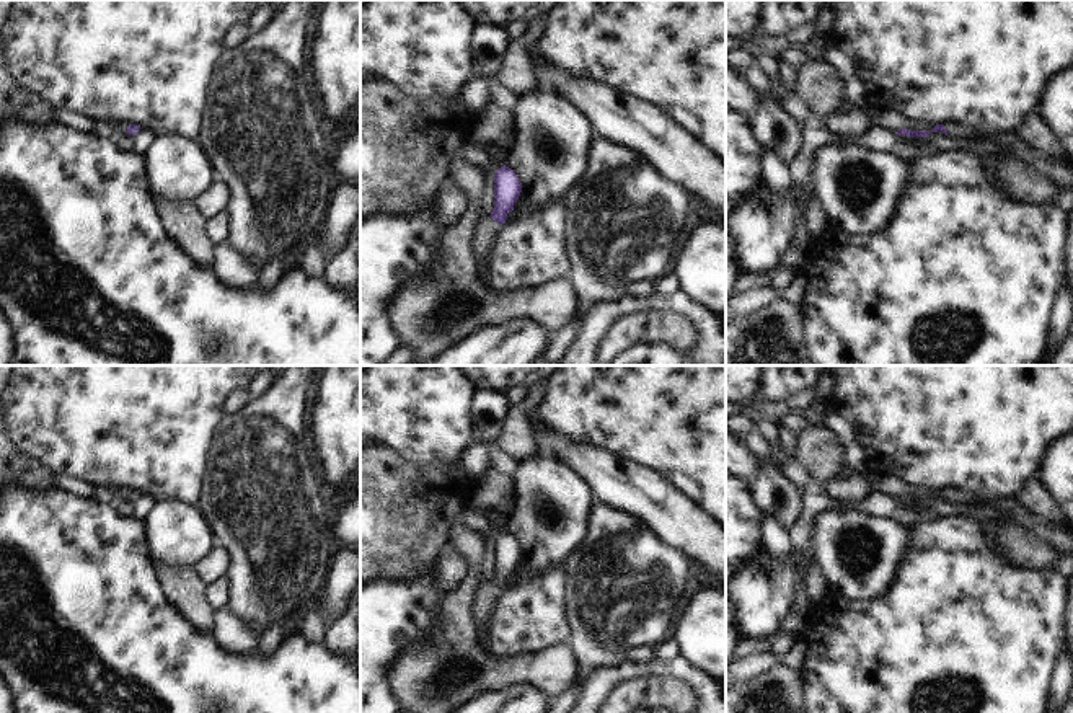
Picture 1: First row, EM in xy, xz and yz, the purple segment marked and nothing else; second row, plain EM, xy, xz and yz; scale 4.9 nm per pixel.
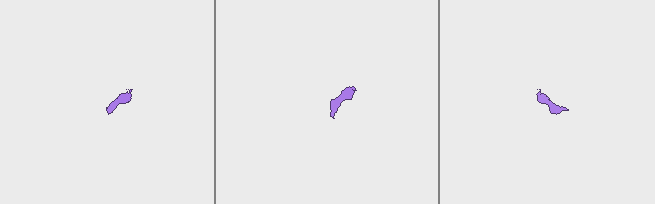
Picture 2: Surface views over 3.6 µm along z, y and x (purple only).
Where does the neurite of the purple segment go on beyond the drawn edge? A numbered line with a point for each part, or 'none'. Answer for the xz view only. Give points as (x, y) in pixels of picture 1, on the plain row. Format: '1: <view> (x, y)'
1: xz (486, 596)

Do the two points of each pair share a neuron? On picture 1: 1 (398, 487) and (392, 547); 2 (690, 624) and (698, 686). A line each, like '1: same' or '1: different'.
1: same
2: different

